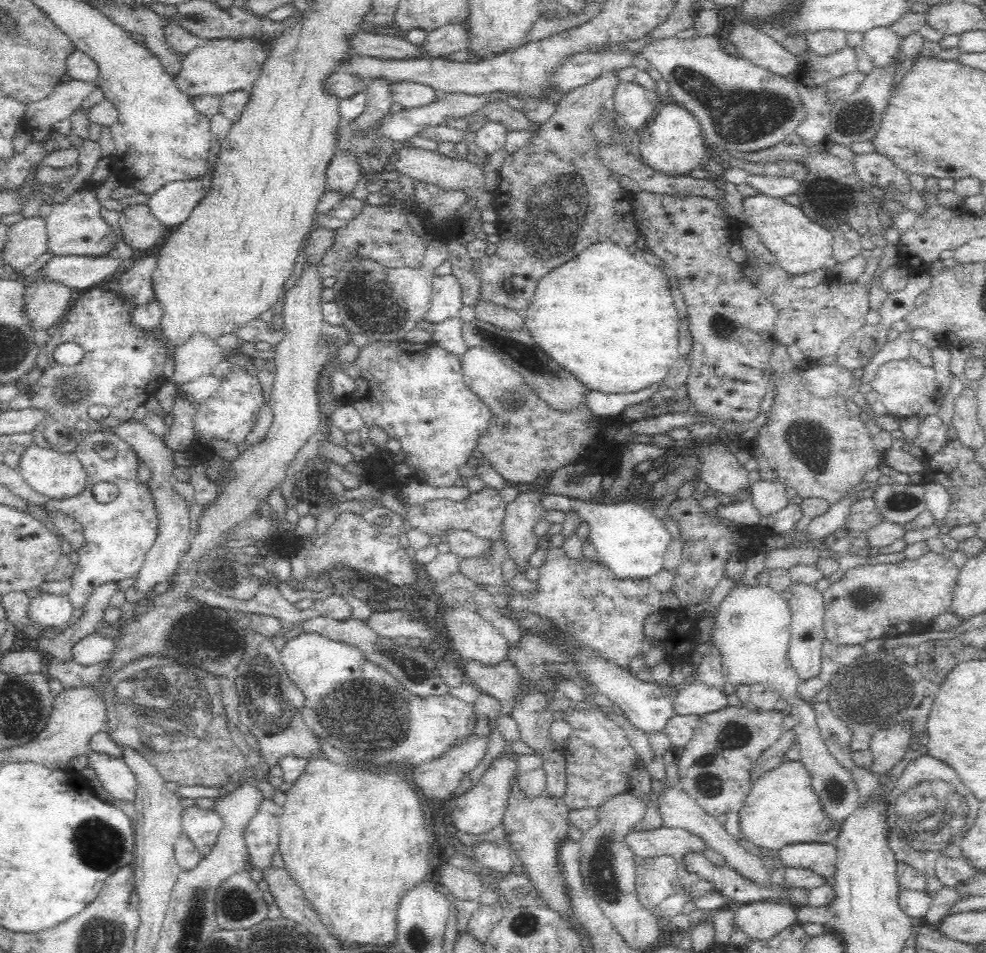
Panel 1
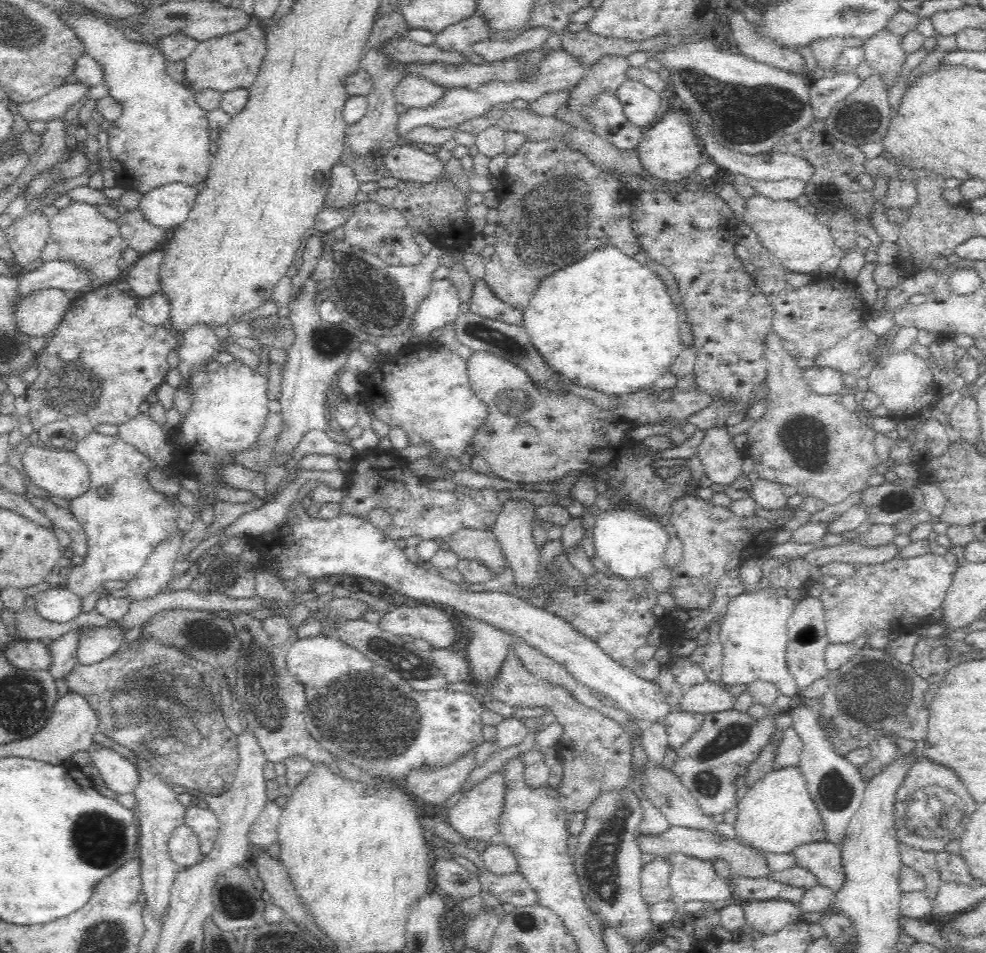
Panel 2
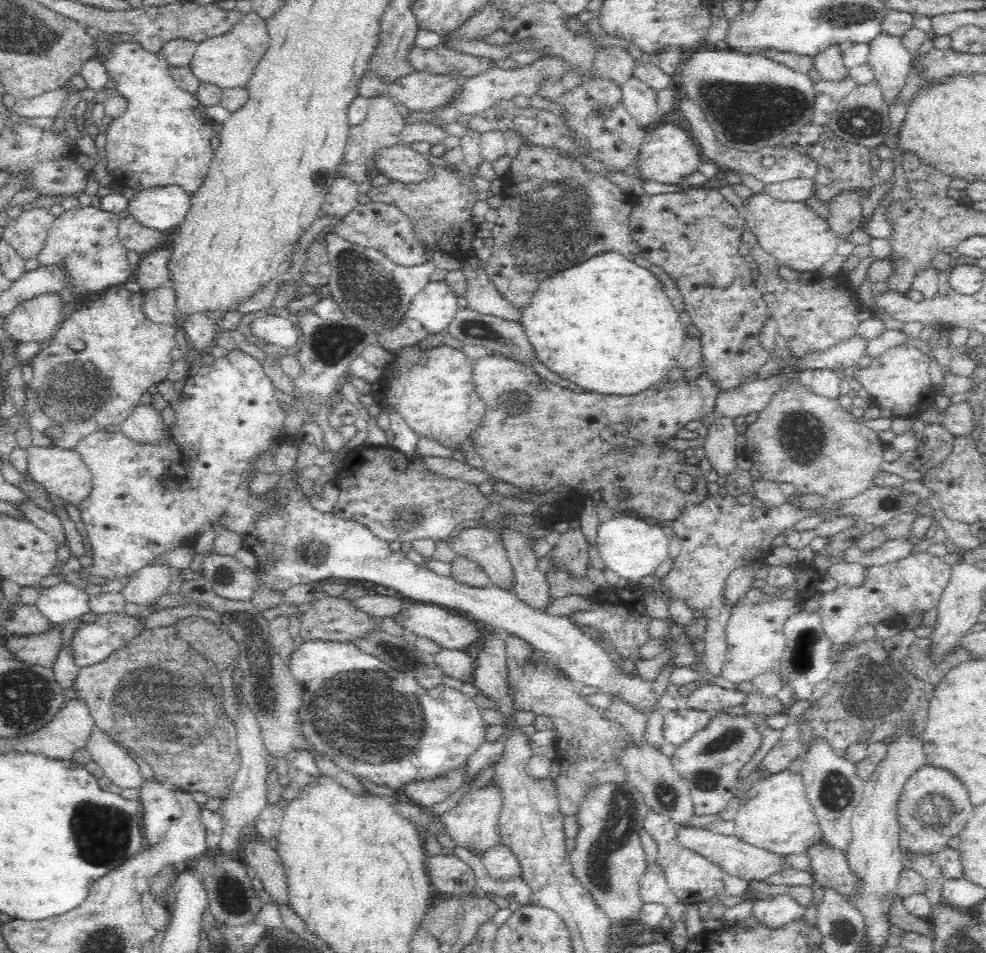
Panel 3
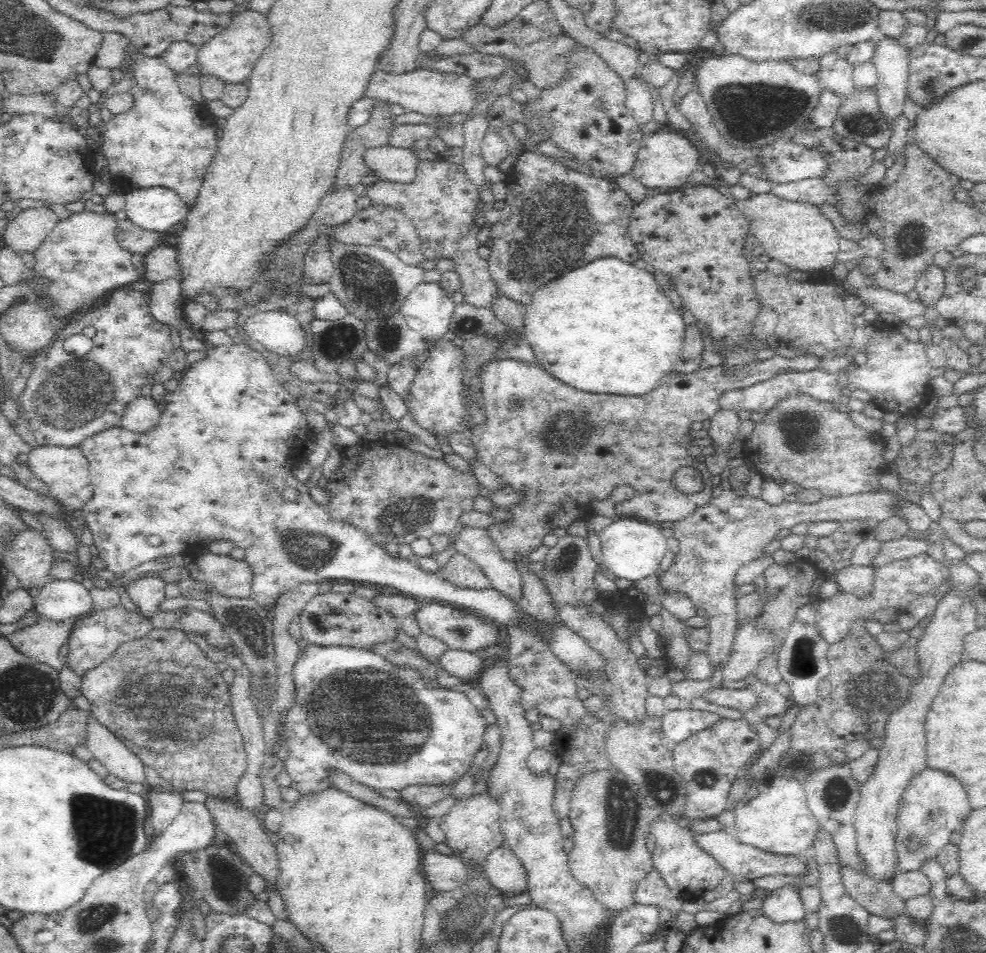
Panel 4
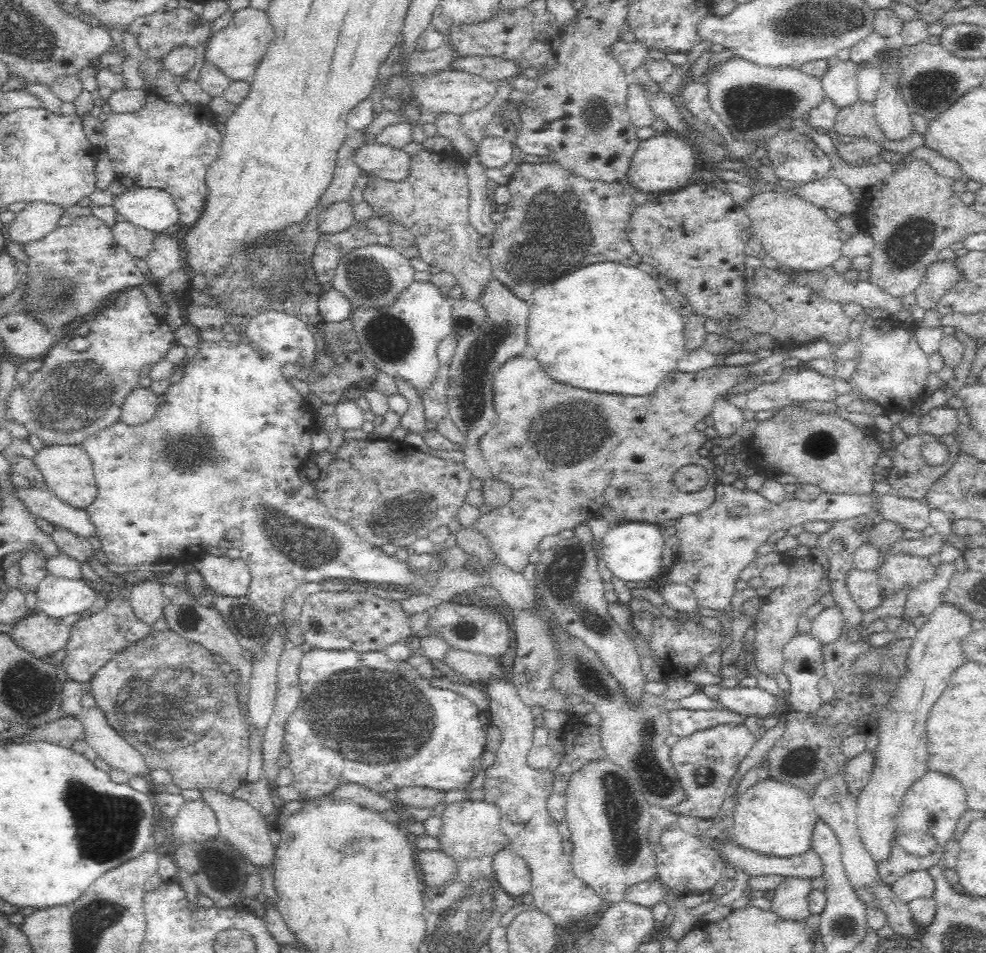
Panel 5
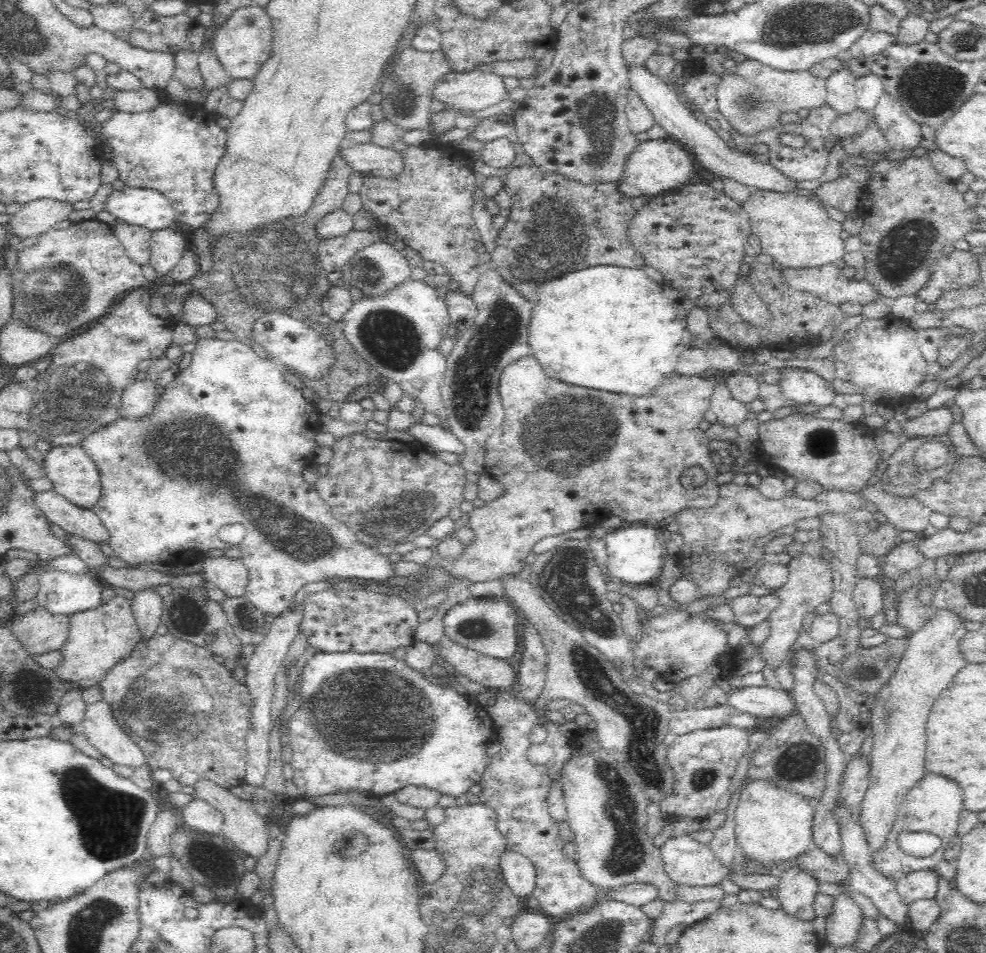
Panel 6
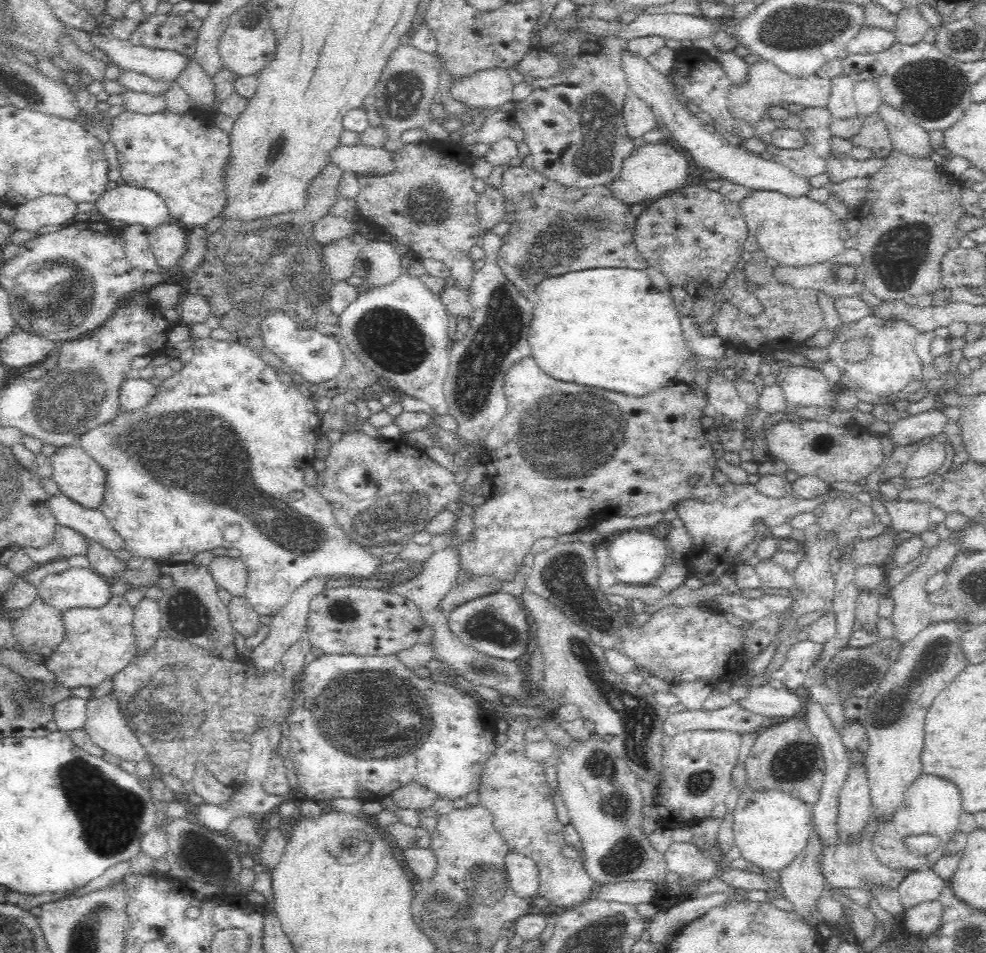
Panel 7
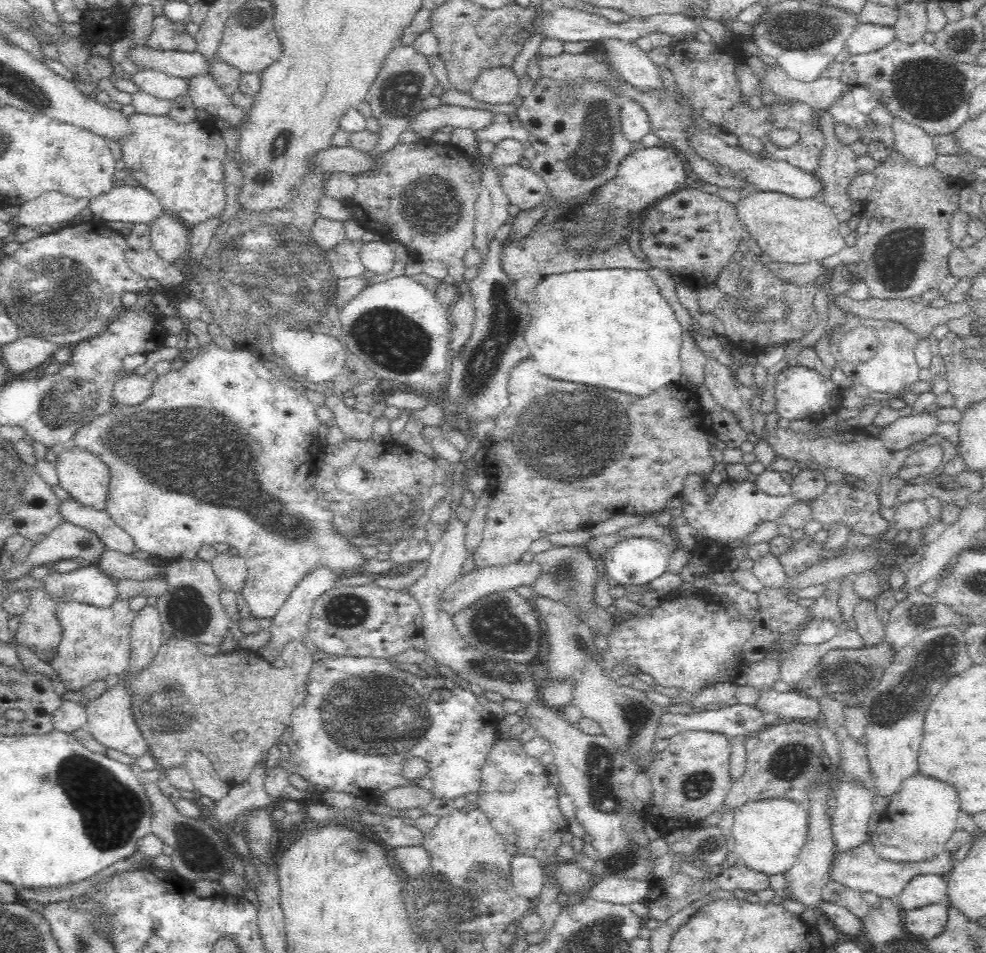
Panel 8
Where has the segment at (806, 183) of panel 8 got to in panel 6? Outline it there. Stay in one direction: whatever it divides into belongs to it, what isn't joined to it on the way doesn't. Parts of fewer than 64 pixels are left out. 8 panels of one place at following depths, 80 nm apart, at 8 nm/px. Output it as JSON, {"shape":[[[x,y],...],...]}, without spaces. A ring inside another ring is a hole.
{"shape":[[[642,63],[627,65],[627,73],[629,76],[629,88],[642,99],[645,106],[656,119],[656,124],[664,128],[668,138],[676,141],[695,160],[698,160],[706,170],[710,170],[712,174],[719,176],[719,179],[730,178],[730,180],[736,180],[736,182],[740,182],[740,184],[744,184],[744,186],[748,186],[751,189],[783,192],[784,194],[800,190],[797,180],[784,175],[771,162],[758,162],[756,154],[752,151],[740,150],[732,143],[724,142],[724,138],[720,138],[718,132],[714,131],[707,122],[704,123],[698,120],[680,102],[680,98],[678,98],[676,92],[672,89],[672,86],[666,83],[666,78],[654,75]]]}

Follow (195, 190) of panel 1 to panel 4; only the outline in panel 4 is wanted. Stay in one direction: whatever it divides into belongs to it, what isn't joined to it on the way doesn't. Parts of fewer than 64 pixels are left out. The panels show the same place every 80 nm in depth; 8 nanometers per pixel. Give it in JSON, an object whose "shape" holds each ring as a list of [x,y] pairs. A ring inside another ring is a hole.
{"shape":[[[138,187],[123,192],[127,219],[144,230],[164,234],[185,219],[187,208],[173,192],[164,187]]]}

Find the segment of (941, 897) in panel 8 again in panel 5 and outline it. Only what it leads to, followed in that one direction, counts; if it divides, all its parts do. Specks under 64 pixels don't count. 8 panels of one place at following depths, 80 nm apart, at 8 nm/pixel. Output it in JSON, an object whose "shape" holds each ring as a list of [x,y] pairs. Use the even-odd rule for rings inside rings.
{"shape":[[[928,870],[914,871],[900,876],[891,887],[896,896],[907,903],[915,898],[932,897],[935,892],[935,882]]]}

